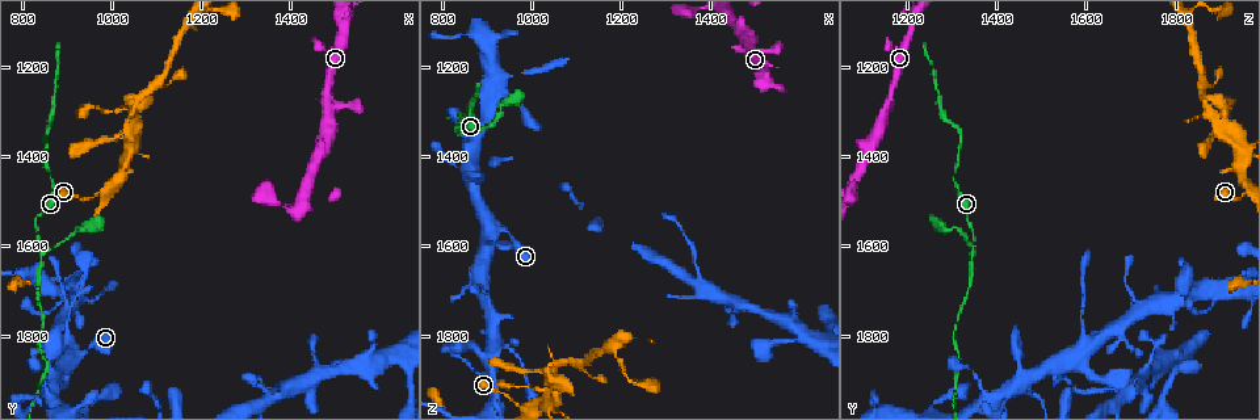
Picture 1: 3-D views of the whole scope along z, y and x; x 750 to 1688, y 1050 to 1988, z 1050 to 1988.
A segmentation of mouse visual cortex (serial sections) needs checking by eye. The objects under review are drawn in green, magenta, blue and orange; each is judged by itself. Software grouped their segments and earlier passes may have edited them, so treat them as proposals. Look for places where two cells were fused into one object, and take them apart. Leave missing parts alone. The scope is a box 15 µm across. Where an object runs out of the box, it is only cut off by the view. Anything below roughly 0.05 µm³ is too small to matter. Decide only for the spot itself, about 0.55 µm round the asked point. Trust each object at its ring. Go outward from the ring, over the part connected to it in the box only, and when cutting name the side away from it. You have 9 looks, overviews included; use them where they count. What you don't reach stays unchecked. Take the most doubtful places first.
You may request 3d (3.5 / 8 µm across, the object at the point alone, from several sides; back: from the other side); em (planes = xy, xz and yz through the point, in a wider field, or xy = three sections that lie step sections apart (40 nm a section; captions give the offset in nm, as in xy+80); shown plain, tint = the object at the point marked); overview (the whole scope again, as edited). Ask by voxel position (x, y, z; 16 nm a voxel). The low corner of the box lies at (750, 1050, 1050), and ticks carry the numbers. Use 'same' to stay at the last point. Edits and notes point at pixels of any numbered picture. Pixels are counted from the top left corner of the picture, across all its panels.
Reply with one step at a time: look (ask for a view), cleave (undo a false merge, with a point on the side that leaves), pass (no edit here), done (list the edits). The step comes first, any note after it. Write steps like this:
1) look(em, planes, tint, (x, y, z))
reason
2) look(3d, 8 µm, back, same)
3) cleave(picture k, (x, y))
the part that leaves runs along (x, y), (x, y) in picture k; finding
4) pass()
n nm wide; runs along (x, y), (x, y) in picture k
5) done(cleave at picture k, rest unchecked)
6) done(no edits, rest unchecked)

look(3d, 3.5 µm, (840, 1605, 1345))
three-way junction

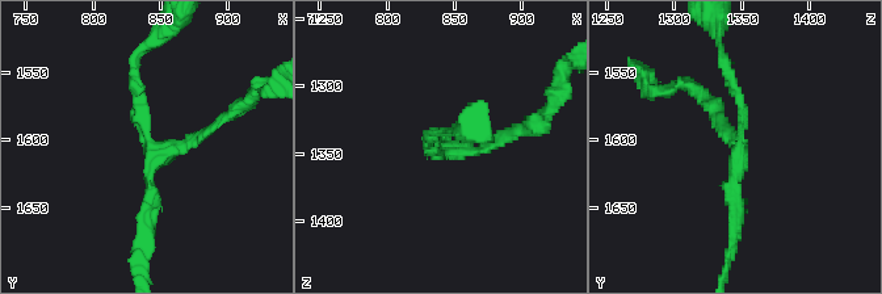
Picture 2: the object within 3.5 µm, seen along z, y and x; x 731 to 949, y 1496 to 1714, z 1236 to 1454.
look(em, xy, step 5, tint, (844, 1610, 1348))
3 arms; arms of 150, 150, 200 nm; now the EM

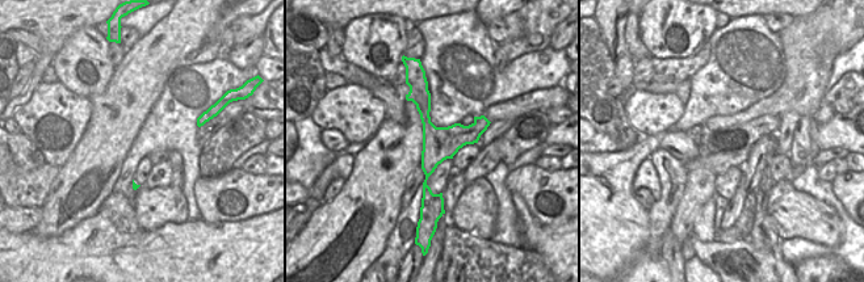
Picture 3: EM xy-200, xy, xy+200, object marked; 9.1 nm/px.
pass()
runs along (424, 87), (426, 189), (439, 200) in picture 3; continuous, no second cell

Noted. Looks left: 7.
look(3d, 3.5 µm, back, (1045, 1380, 1950))
sharp bend

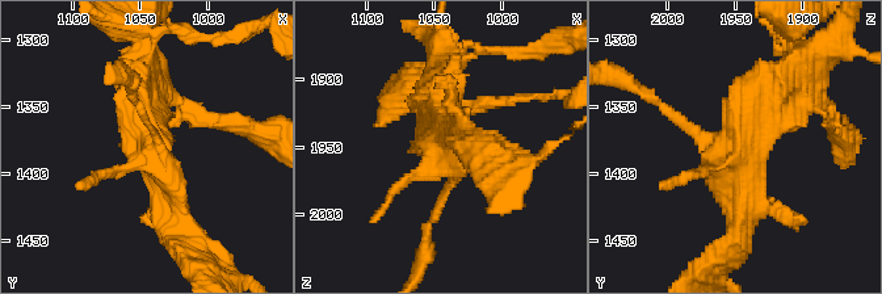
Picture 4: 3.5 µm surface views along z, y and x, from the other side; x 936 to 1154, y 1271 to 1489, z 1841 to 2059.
look(em, xy, step 3, plain, (1048, 1378, 1944))
need the tissue

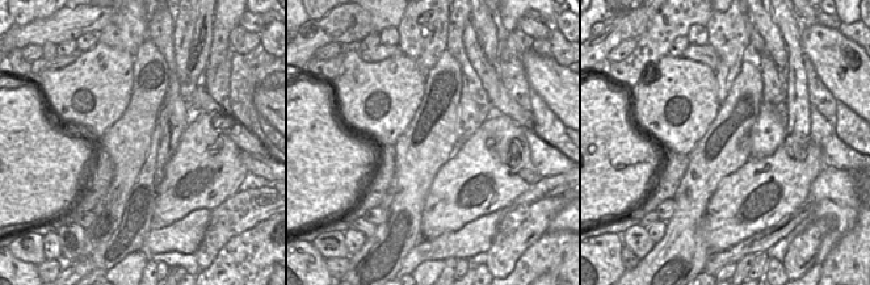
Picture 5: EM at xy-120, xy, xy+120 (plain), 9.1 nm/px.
look(em, xy, step 3, tint, same)
with the object marked

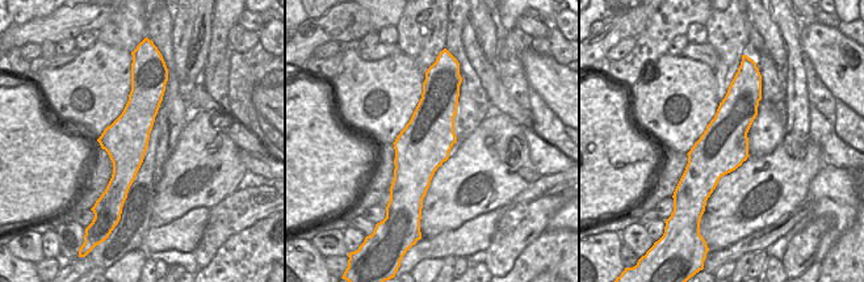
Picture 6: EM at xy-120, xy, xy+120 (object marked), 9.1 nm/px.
pass()
runs along (739, 221), (743, 133), (790, 72) in picture 4; continuous, no second cell

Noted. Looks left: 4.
look(3d, 3.5 µm, (855, 1325, 1305))

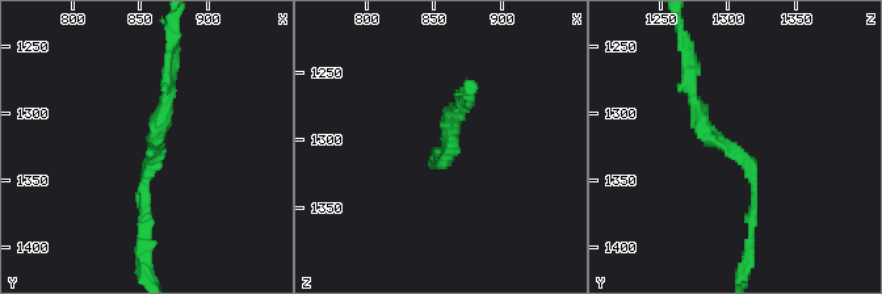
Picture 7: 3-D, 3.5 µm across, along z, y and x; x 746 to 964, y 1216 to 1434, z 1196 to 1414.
look(em, xy, step 2, tint, (860, 1330, 1310))
arms of 100, 200 nm

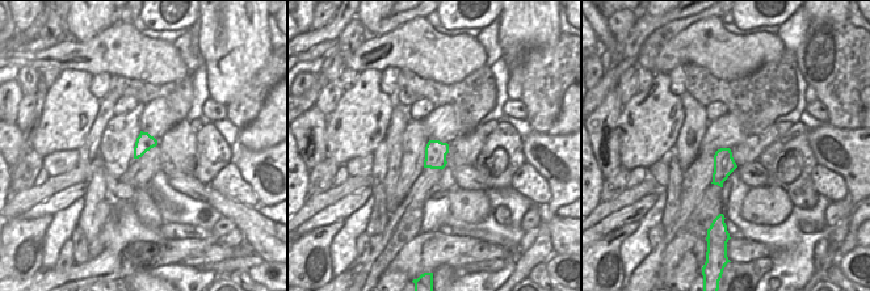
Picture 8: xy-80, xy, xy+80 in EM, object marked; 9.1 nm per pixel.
pass()
runs along (750, 239), (754, 173), (702, 126), (693, 89) in picture 7; all the same cell

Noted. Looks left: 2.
done(no edits, rest unchecked)

